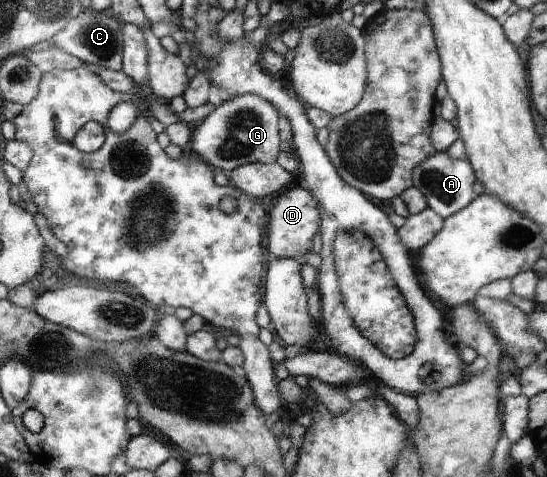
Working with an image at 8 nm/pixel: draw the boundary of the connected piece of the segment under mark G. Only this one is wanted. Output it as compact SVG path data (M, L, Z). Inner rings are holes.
M241 94L232 96L229 100L225 100L221 105L202 119L199 125L192 133L189 141L188 150L197 154L206 164L213 164L219 171L231 171L236 167L250 163L270 164L277 159L279 153L279 121L280 111L273 107L269 100L263 99L255 94Z

